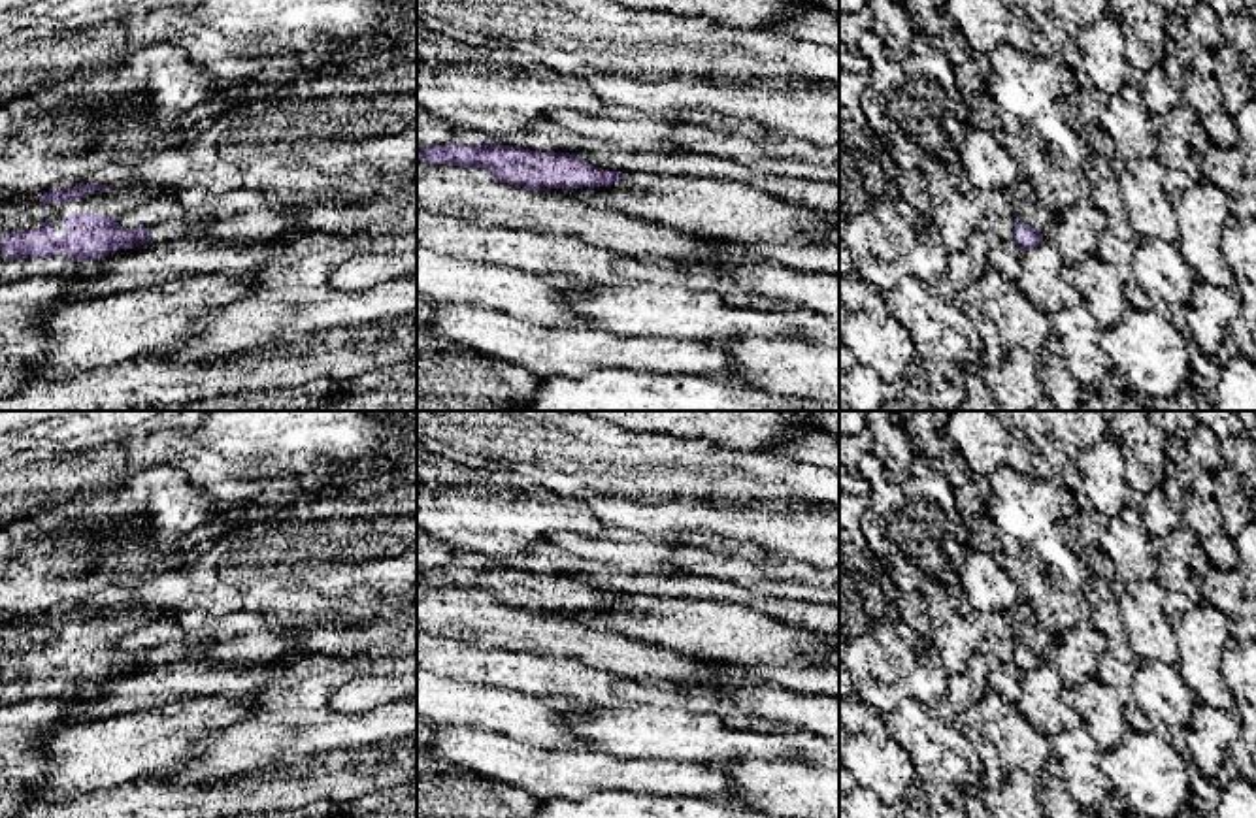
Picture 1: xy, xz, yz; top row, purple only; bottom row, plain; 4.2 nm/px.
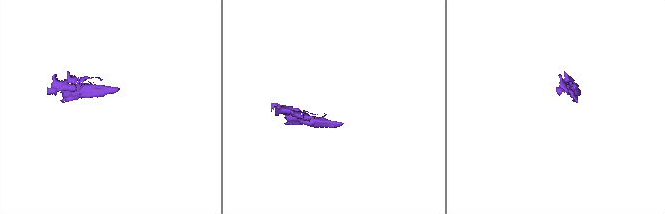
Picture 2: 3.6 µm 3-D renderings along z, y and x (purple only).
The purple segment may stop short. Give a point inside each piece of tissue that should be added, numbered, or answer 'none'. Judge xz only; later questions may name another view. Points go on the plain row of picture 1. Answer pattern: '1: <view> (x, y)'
1: xz (430, 553)

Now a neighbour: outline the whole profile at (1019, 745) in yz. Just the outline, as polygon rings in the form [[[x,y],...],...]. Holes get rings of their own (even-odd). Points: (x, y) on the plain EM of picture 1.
[[[986,690],[977,709],[981,733],[996,748],[1001,767],[1020,769],[1039,778],[1054,758],[1049,737],[1039,733],[1016,705],[992,690]]]

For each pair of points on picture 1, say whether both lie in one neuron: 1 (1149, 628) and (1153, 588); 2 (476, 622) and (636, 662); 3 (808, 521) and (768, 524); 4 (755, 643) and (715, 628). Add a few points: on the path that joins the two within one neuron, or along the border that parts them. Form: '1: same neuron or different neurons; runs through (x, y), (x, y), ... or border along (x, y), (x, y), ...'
1: same neuron; runs through (1149, 619), (1149, 598)
2: same neuron; runs through (515, 630), (559, 632), (596, 649)
3: same neuron; runs through (798, 521), (777, 521)
4: same neuron; runs through (745, 638), (725, 632)

